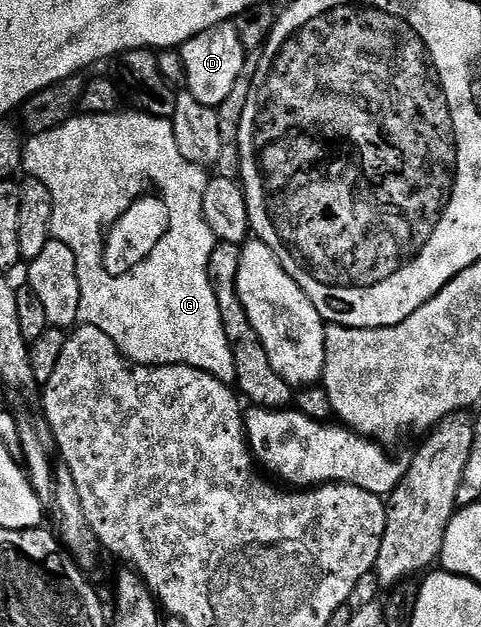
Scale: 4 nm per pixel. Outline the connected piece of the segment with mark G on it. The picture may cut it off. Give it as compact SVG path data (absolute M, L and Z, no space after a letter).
M129 110L129 115L85 115L73 117L61 127L50 129L41 135L33 135L24 145L23 170L31 178L42 181L46 189L50 189L52 198L52 238L70 245L70 253L74 253L74 261L78 261L78 289L82 289L82 301L78 305L79 322L85 327L102 329L110 341L133 363L141 367L193 367L199 371L210 373L215 379L229 385L235 384L234 357L226 337L226 329L222 325L222 313L218 309L218 297L214 297L214 289L210 285L208 266L210 253L214 253L218 242L210 225L204 220L202 213L202 197L210 175L197 163L186 161L182 153L178 153L178 141L174 141L174 129L171 119L159 119L153 115L145 115L143 111Z

